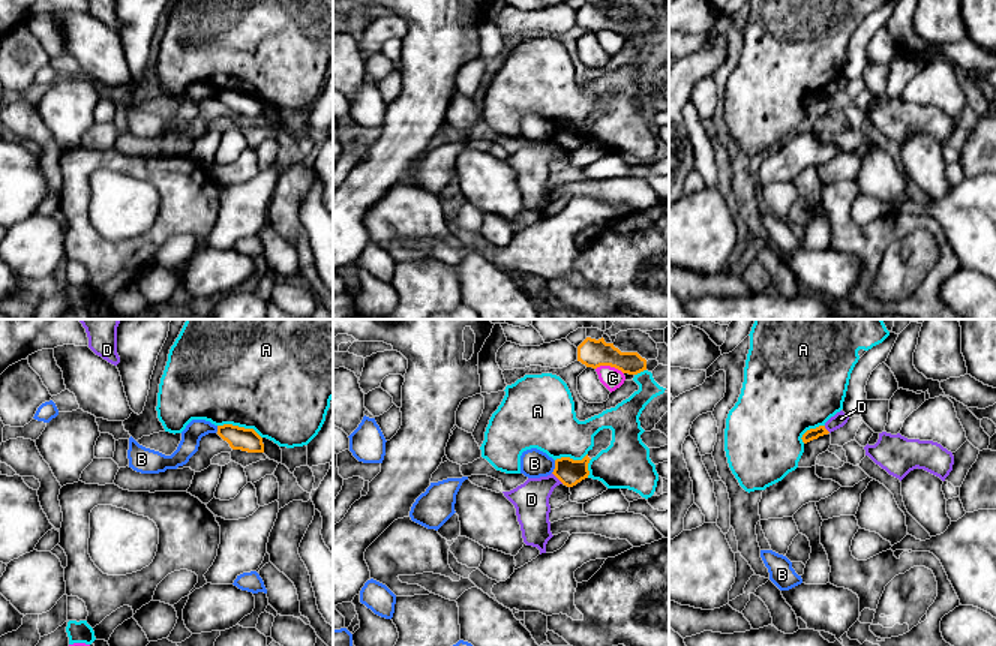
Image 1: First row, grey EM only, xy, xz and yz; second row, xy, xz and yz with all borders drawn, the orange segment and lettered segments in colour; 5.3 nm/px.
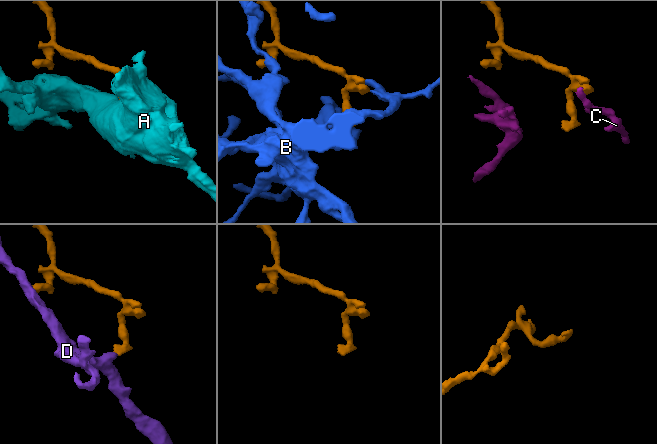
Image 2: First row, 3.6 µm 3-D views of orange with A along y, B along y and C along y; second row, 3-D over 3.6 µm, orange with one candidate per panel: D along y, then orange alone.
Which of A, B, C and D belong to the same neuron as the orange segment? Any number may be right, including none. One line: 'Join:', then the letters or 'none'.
Join: none

